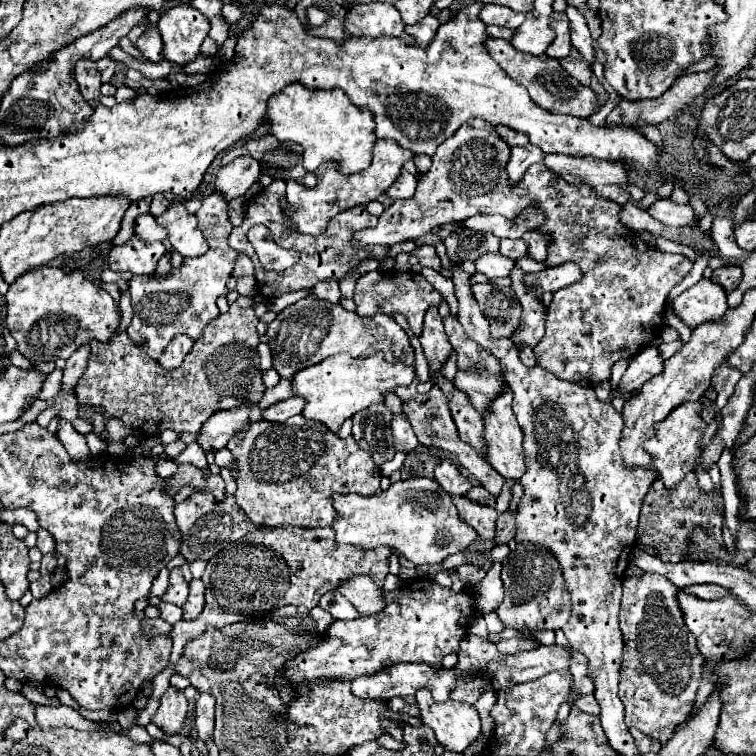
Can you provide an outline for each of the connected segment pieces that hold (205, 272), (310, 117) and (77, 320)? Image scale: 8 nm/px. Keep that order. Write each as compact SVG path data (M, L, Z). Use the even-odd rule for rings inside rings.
M214 192L202 200L202 208L196 212L196 218L204 238L212 244L206 254L186 258L180 268L174 268L168 274L168 278L158 280L148 276L132 276L130 280L134 318L126 328L126 334L154 360L158 360L162 350L176 334L186 334L192 340L198 340L204 326L214 316L218 316L216 298L228 294L226 280L230 278L236 260L236 252L228 244L228 236L232 230L232 224L228 220L228 204L222 200L222 196L218 196L218 192Z
M292 82L270 96L266 118L272 136L280 142L290 140L304 148L304 168L308 172L314 172L328 160L338 160L342 172L354 174L368 168L372 162L372 146L376 140L374 118L370 112L362 112L354 102L350 102L340 88L310 90L300 82Z
M42 266L22 274L8 290L8 328L22 356L30 362L68 360L76 348L90 338L110 340L118 330L122 310L102 288L102 282L88 280L82 270L66 272L58 266Z

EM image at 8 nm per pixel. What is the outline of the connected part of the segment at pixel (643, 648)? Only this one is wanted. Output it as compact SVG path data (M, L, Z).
M654 572L628 576L622 582L620 630L624 634L624 654L620 666L618 696L626 708L626 724L646 736L666 742L674 728L686 718L696 702L700 666L704 656L696 650L696 640L682 620L674 584Z

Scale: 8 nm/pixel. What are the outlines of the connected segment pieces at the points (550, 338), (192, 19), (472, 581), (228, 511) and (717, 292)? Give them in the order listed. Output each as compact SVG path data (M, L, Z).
M472 118L472 120L468 120L466 124L462 124L462 126L458 128L458 132L456 132L454 136L446 138L444 144L438 146L436 154L432 156L432 166L430 166L430 170L418 180L416 194L414 194L412 198L408 198L408 200L394 200L394 202L380 214L378 226L366 228L366 230L358 232L358 236L354 236L354 246L362 246L362 244L386 244L386 246L392 246L392 244L402 242L402 240L418 240L420 236L428 234L434 226L440 226L440 224L446 224L446 222L460 222L460 220L470 218L470 216L476 216L476 214L500 214L500 216L504 216L504 218L508 218L508 220L516 220L518 214L520 214L524 208L536 206L540 212L544 212L544 222L536 228L536 232L540 232L540 234L544 234L544 236L550 238L550 240L548 240L548 258L544 260L544 264L576 262L576 264L580 266L580 270L582 270L582 280L578 280L578 282L574 282L574 284L570 284L570 286L566 286L566 288L562 288L562 290L558 290L558 292L554 294L550 306L546 308L546 334L544 334L544 338L540 340L540 344L534 346L534 354L536 354L536 358L538 358L538 366L546 368L548 372L552 372L552 374L558 376L560 380L578 384L578 386L582 386L582 388L588 388L588 386L594 388L594 386L598 386L600 382L610 380L610 376L612 376L612 366L614 366L618 360L624 360L624 358L630 360L630 358L634 358L644 346L648 346L652 340L656 340L656 338L660 336L660 332L662 332L662 328L664 328L666 298L668 298L670 290L672 290L676 284L680 284L682 278L692 270L694 262L692 262L690 258L682 256L682 254L662 254L662 252L658 252L656 248L652 248L650 244L646 244L646 242L640 238L638 232L626 228L626 226L620 222L620 212L622 212L622 206L620 206L620 204L616 204L616 202L612 202L612 200L606 200L606 198L600 198L592 188L586 188L584 184L580 184L580 186L566 184L560 176L548 170L542 162L532 164L516 184L510 184L508 172L506 172L506 162L508 162L508 158L510 158L510 146L496 134L496 130L494 130L492 124L488 124L488 122L482 120L482 118Z
M180 4L160 16L158 30L164 42L164 58L186 66L198 58L200 44L210 32L210 22L190 4Z
M463 564L455 570L465 586L477 585L486 574L483 568L468 564Z
M192 492L192 496L176 504L176 526L182 534L180 554L188 562L194 562L198 558L210 560L228 544L240 540L246 532L252 532L256 528L256 524L242 512L242 508L238 508L232 496L226 496L224 502L216 502L214 496L206 496L200 492Z
M702 278L692 288L684 290L674 302L674 312L690 326L696 328L708 320L720 320L728 310L726 290L712 278Z

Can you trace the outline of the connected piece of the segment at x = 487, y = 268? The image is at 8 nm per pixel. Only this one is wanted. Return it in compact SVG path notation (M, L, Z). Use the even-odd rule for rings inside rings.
M488 254L488 256L482 256L476 260L476 270L486 274L490 280L510 276L512 268L514 268L514 260L502 256L502 254Z

